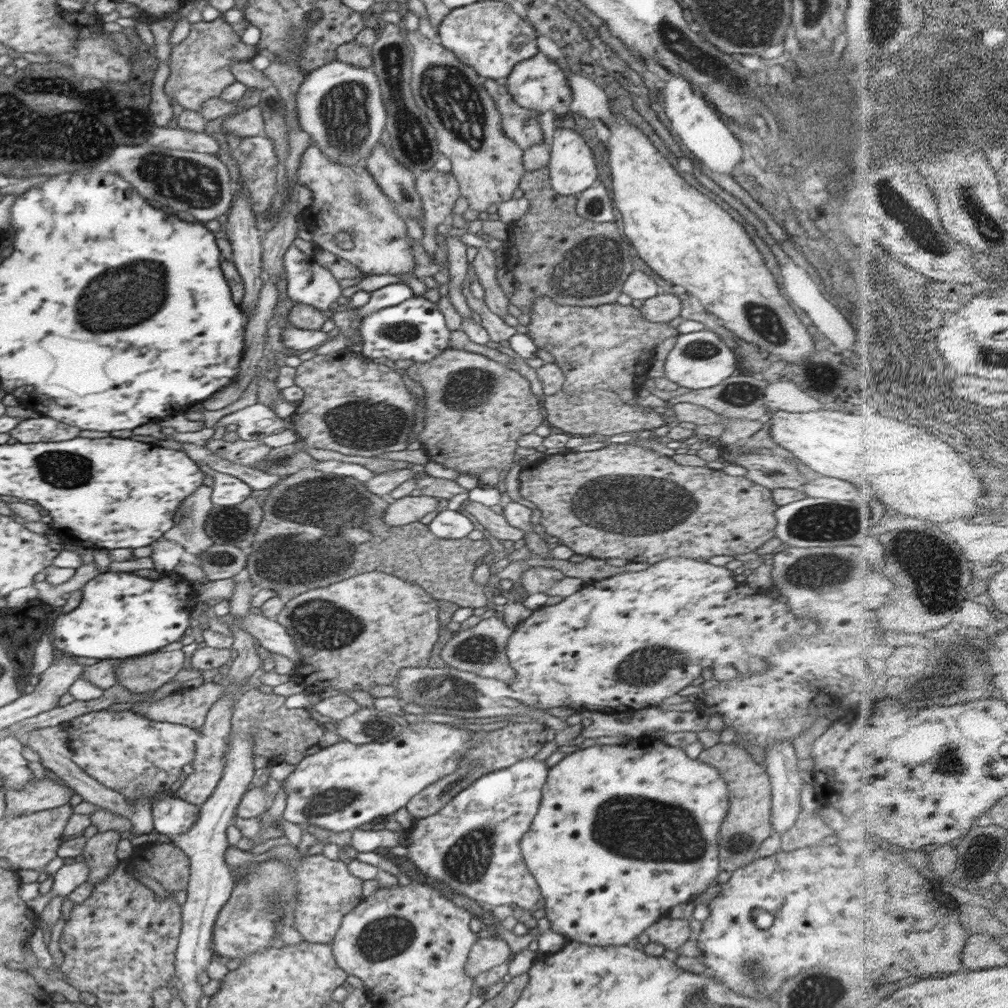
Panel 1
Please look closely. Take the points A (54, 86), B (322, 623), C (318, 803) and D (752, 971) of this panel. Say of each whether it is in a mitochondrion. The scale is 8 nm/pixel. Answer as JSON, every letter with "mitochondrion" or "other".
{"A":"other","B":"mitochondrion","C":"mitochondrion","D":"mitochondrion"}

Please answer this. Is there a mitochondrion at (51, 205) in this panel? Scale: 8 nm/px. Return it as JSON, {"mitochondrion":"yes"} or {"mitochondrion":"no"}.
{"mitochondrion":"no"}

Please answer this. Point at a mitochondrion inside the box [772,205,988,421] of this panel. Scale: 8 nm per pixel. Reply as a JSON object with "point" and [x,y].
{"point":[930,237]}

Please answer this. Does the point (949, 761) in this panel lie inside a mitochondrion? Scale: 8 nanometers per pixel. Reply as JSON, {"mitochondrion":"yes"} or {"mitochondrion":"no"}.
{"mitochondrion":"yes"}

